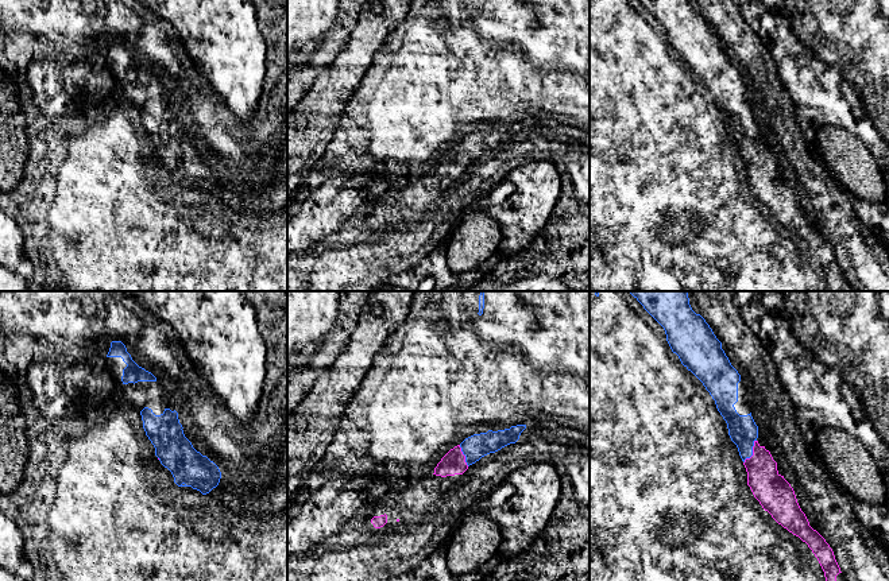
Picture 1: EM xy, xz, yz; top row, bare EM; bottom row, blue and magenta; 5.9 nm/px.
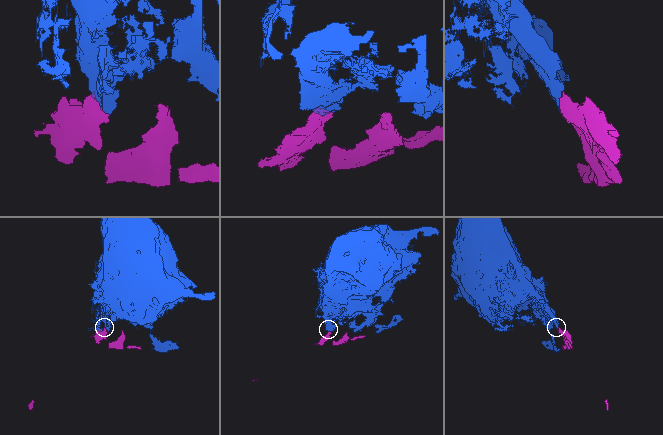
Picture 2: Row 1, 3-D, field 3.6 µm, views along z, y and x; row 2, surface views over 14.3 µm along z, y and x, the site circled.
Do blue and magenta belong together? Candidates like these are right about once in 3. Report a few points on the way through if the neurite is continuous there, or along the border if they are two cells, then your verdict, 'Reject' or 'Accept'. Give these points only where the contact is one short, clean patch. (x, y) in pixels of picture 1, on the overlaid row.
Accept

